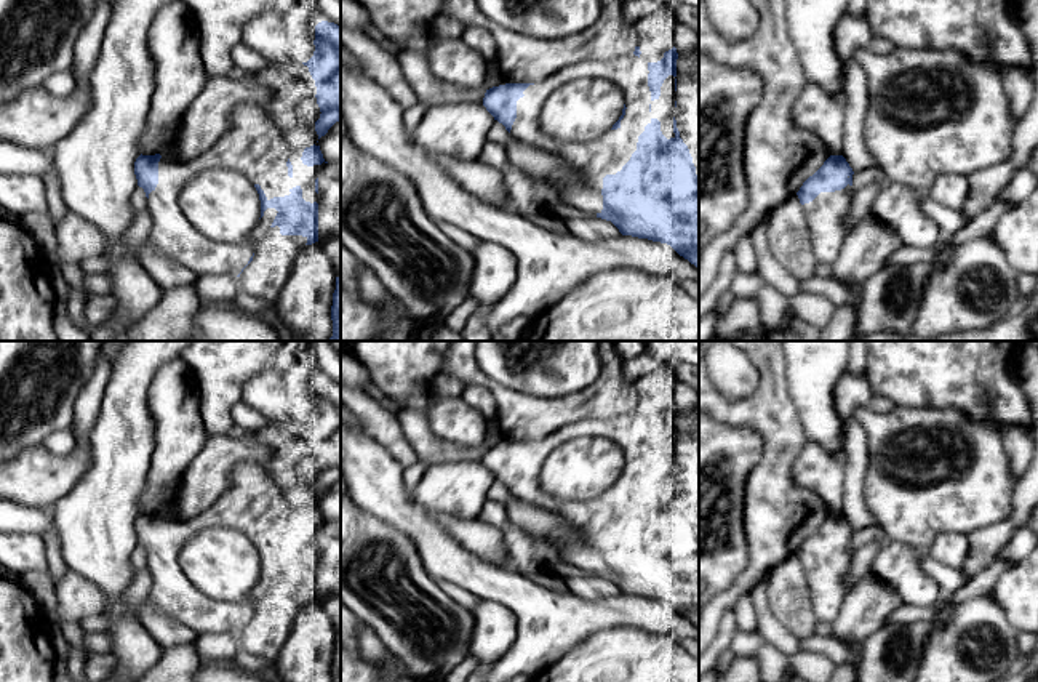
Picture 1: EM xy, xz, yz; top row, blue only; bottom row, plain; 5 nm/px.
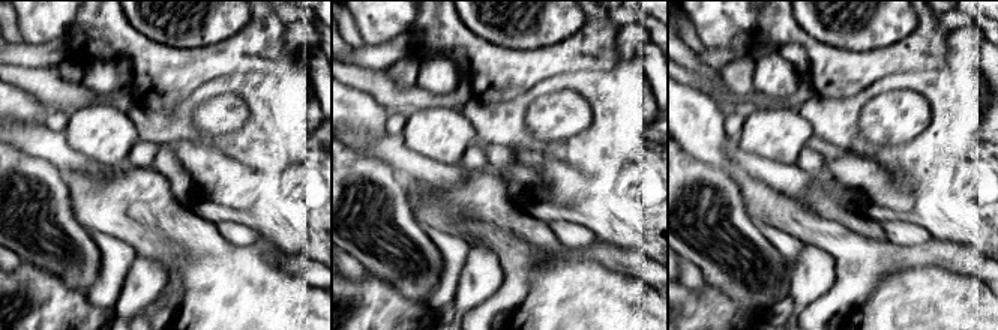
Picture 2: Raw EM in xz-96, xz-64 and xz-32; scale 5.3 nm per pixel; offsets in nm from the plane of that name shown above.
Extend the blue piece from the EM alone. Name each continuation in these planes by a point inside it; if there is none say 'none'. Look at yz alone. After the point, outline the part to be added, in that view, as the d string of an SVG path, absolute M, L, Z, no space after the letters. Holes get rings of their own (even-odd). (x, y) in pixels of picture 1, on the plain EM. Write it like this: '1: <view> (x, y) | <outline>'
none

